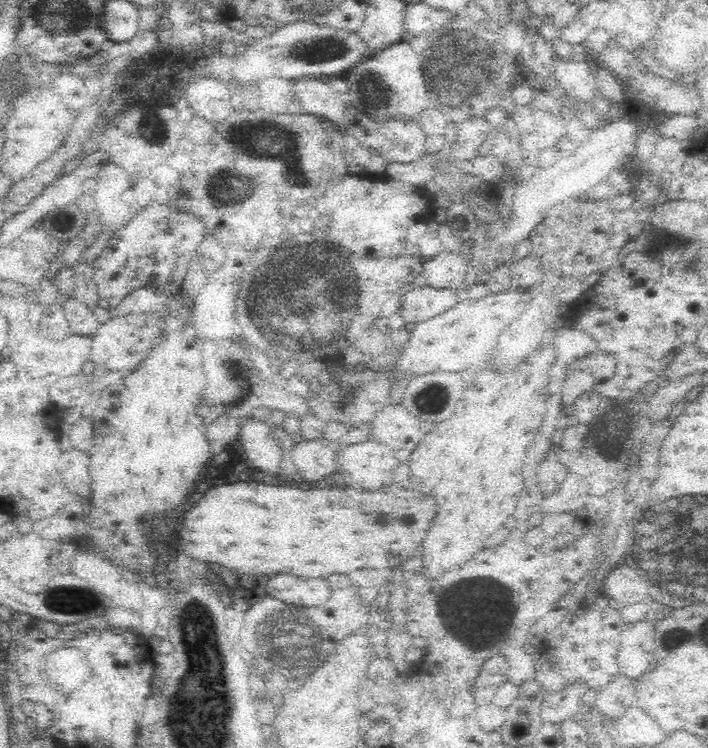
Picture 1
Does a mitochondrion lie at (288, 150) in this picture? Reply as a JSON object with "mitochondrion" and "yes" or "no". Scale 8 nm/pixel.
{"mitochondrion":"yes"}

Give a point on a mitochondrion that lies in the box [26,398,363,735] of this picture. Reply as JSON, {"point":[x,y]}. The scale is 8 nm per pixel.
{"point":[67,600]}

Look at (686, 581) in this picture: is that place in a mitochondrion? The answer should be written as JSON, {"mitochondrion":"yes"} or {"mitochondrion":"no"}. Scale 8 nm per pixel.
{"mitochondrion":"yes"}

